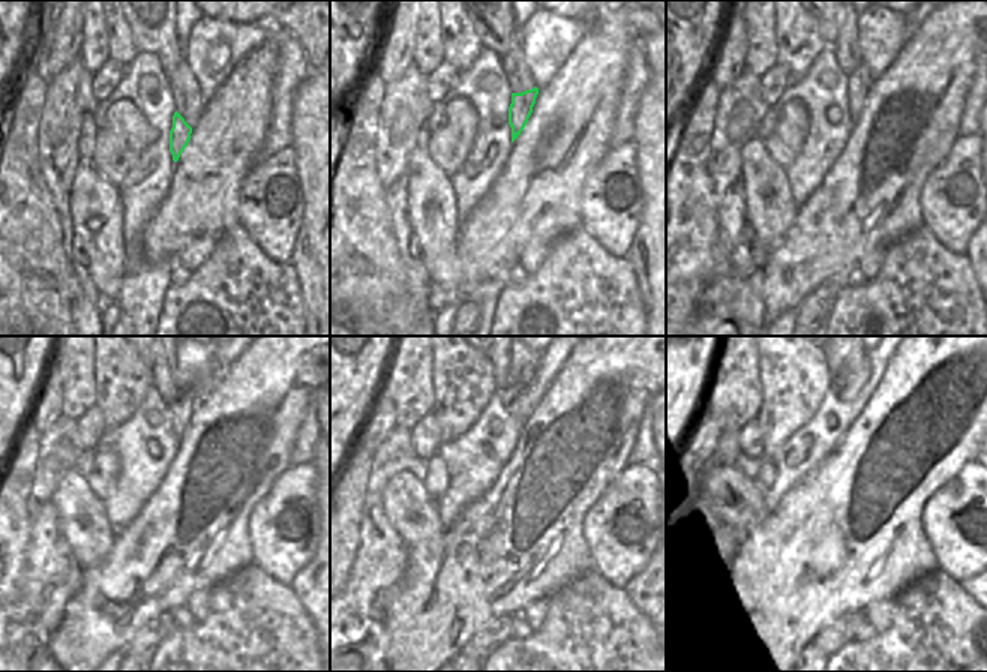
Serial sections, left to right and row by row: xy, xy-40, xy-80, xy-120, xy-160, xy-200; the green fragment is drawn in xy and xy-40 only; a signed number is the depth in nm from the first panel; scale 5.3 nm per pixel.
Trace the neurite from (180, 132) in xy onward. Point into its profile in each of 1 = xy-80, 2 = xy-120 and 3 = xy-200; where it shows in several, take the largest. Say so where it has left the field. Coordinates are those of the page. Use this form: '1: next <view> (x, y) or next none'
1: next xy-80 (858, 81)
2: next xy-120 (182, 411)
3: next xy-200 (846, 386)

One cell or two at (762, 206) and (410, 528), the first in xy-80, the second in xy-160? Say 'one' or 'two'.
one

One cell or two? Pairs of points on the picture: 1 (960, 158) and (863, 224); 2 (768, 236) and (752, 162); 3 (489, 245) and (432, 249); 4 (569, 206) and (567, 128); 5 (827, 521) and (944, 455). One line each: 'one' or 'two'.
1: two
2: one
3: two
4: one
5: one

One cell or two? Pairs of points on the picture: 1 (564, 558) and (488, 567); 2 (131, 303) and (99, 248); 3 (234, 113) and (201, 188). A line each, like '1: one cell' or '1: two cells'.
1: one cell
2: two cells
3: one cell

